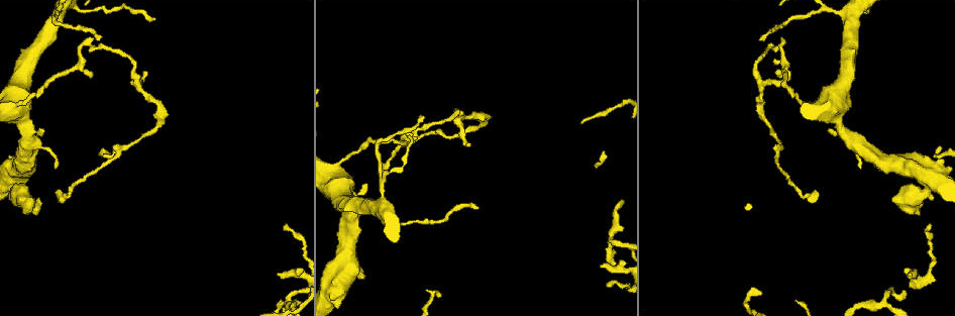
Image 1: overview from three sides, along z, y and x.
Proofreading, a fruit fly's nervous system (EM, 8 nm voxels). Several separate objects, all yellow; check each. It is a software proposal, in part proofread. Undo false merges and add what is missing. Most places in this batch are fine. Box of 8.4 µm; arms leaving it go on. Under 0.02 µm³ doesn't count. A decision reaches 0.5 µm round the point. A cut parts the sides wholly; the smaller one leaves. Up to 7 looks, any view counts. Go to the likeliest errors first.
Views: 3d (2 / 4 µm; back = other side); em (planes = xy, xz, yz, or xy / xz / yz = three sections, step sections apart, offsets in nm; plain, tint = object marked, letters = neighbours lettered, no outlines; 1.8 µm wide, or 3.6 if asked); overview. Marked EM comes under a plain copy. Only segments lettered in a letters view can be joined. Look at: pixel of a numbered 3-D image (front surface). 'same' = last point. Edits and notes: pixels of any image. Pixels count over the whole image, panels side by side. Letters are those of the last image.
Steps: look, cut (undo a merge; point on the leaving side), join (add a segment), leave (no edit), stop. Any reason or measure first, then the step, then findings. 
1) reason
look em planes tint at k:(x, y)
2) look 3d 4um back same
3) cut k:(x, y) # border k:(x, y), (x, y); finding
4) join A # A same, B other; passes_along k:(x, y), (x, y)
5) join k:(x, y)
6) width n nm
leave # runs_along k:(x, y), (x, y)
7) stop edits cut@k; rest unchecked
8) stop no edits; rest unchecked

thick end
look em planes letters at 1:(363, 278)

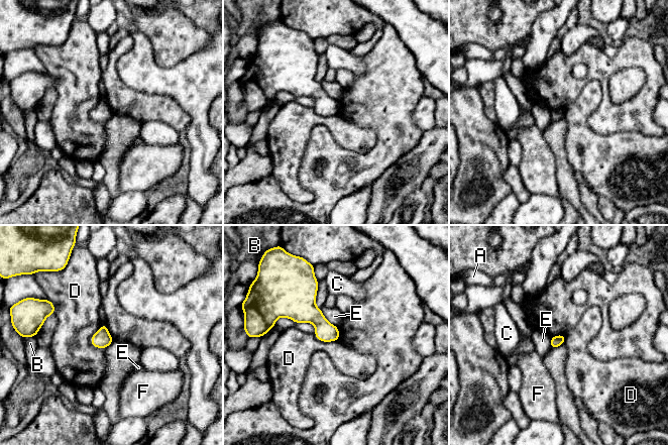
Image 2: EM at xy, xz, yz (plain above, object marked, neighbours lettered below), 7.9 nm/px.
longest_contact D 220 nm
leave # A other, B other, C other, D other, E other, F other; border 2:(103, 323), (91, 337), (96, 348); no lettered segment goes on from it

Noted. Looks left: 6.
abrupt turn
look em 3.6um planes tint at 1:(821, 108)

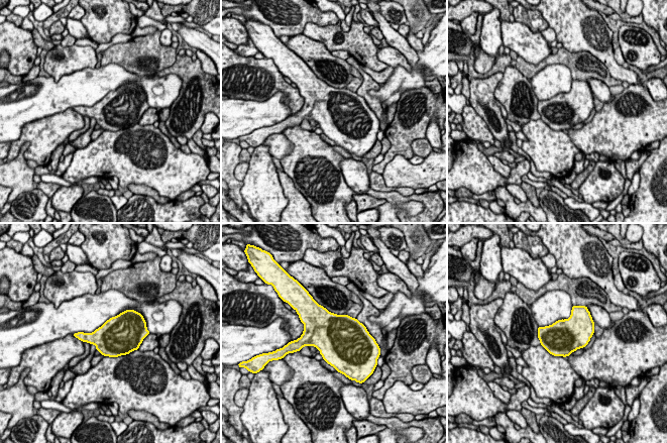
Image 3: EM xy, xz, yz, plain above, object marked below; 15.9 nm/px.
see the neighbours
look em 3.6um planes letters same

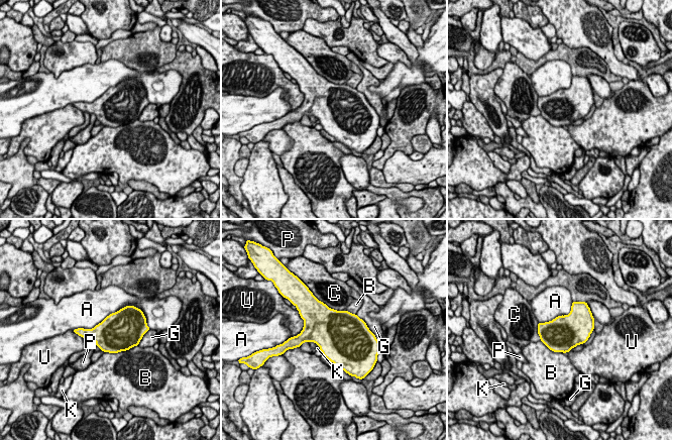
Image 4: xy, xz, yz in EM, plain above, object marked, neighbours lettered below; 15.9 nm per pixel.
longest_contact A 1000 nm
leave # A other, B other, C other, G other, K other, P other, U other; border 4:(130, 305), (91, 328), (74, 329); one neuron here

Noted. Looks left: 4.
sharp bend
look em planes letters at 1:(782, 41)

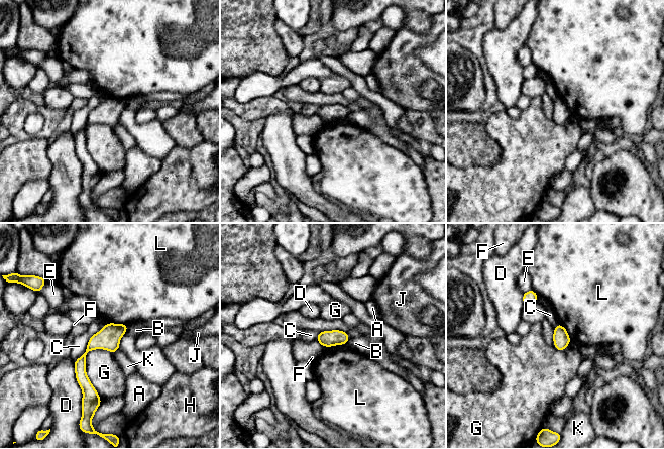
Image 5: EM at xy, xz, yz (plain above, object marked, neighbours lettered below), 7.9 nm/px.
leave # A other, B other, C other, D other, E other, F other, G other, H other, J other, K other, L other; border 5:(106, 324), (74, 362); one neuron here

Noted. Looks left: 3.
stop no edits; rest unchecked

